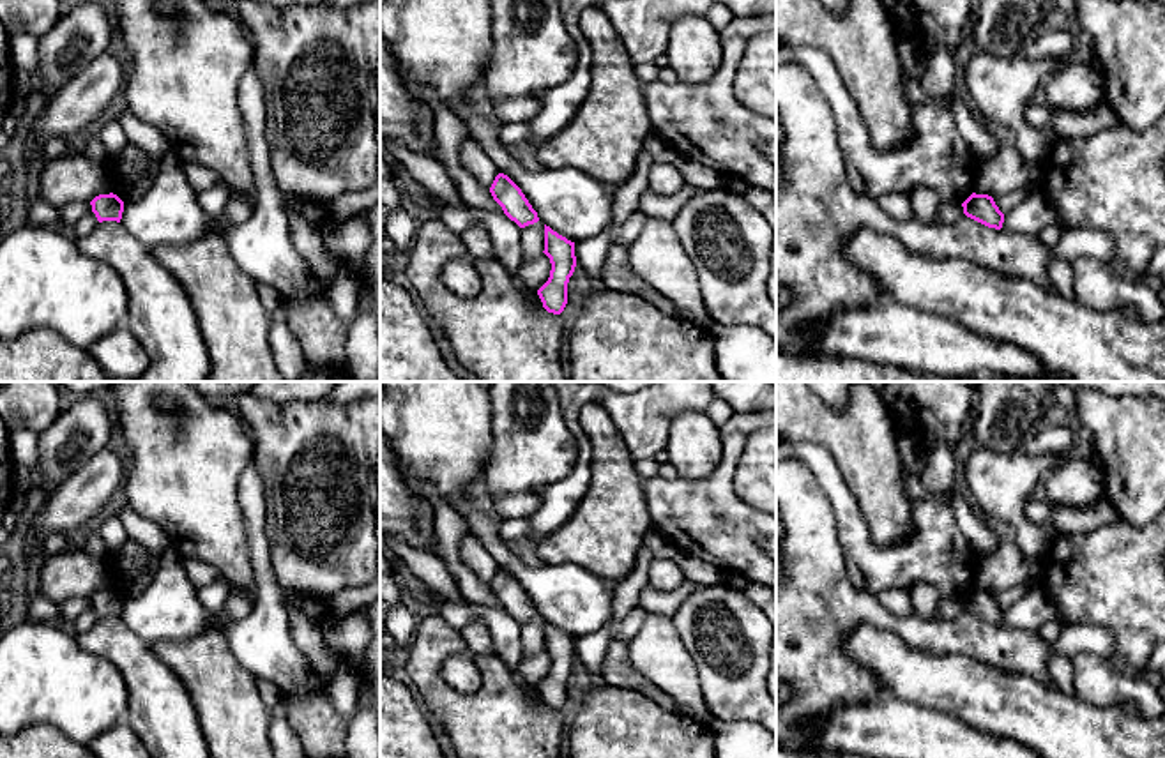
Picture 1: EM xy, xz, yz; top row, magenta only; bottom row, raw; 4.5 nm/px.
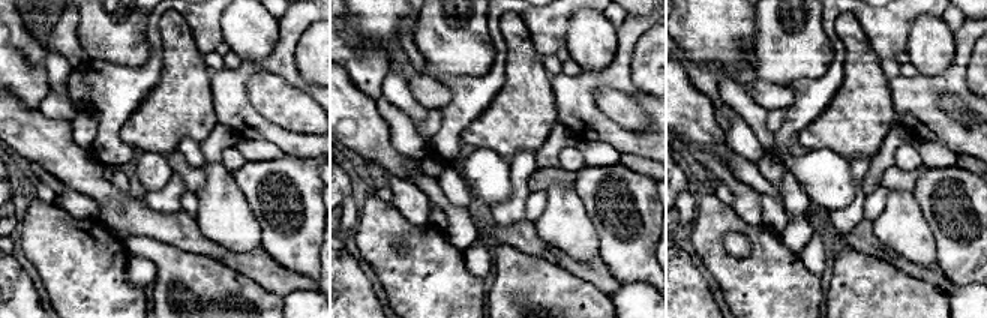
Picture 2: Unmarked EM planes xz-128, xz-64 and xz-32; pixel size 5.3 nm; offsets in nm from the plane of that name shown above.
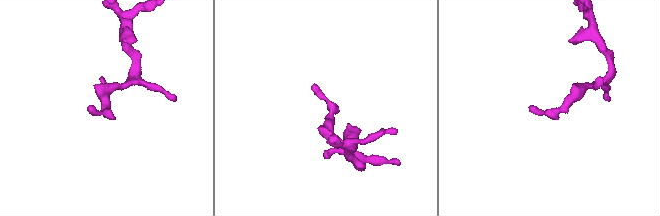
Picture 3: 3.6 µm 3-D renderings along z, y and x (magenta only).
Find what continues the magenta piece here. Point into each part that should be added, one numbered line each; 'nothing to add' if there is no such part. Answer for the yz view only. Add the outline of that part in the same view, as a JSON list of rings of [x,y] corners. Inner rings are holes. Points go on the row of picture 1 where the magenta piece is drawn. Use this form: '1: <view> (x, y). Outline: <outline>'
nothing to add

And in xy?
nothing to add

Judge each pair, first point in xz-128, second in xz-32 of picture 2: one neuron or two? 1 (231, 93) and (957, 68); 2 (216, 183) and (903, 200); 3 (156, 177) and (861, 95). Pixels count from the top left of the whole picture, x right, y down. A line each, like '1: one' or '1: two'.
1: one
2: one
3: two

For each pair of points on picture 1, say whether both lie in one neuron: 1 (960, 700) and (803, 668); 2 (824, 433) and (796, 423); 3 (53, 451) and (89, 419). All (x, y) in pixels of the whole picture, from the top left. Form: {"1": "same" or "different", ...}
{"1": "different", "2": "same", "3": "same"}

